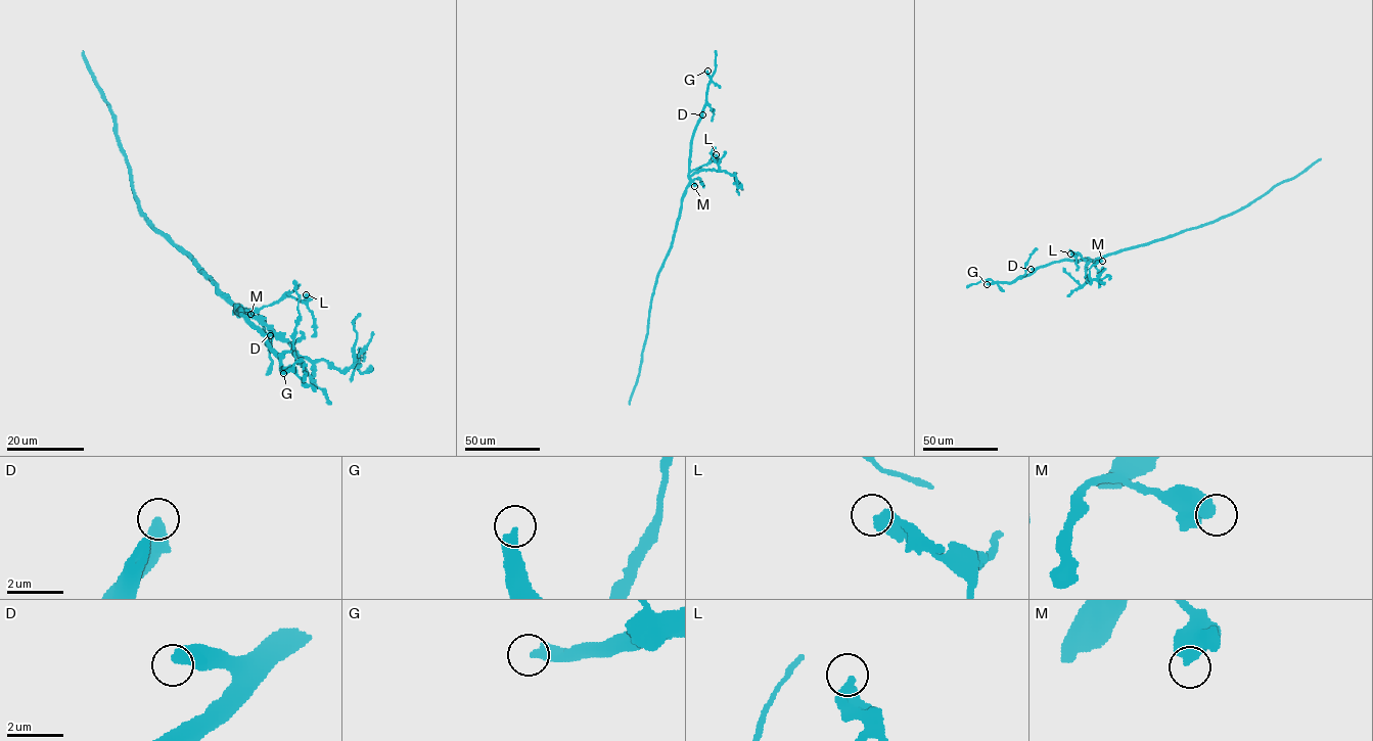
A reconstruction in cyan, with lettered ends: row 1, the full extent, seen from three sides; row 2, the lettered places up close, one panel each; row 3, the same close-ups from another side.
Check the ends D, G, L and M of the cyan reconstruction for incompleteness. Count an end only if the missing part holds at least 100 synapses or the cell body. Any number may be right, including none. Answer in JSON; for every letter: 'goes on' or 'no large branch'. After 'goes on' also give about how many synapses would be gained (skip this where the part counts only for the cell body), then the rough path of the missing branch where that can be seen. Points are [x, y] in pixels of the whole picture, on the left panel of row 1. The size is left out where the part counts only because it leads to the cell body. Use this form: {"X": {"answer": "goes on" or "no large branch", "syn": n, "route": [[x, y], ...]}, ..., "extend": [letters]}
{"D": {"answer": "no large branch"}, "G": {"answer": "goes on", "syn": 400, "route": [[283, 373], [240, 362], [331, 436], [330, 79], [299, 17]]}, "L": {"answer": "no large branch"}, "M": {"answer": "no large branch"}, "extend": ["G"]}

